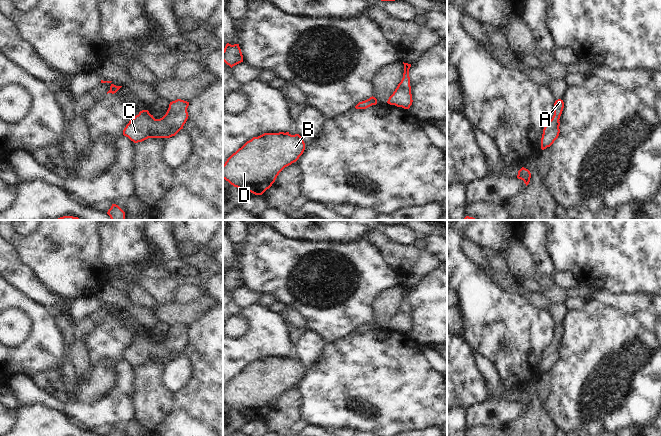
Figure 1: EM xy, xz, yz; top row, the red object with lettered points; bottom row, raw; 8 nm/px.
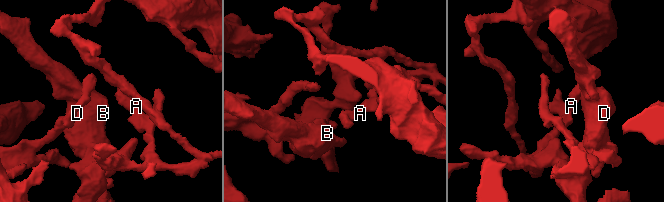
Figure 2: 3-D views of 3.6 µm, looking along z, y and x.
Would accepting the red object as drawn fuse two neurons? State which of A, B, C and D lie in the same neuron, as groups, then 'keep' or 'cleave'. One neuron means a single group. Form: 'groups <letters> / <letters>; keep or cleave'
groups A B C D; keep

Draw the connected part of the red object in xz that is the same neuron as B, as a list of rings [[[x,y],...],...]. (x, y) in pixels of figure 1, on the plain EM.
[[[264,357],[247,365],[227,383],[223,389],[223,403],[241,414],[262,419],[272,410],[279,397],[296,386],[304,374],[305,367],[299,358]]]

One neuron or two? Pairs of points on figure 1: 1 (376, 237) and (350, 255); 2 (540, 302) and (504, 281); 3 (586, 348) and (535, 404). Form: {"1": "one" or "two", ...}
{"1": "two", "2": "one", "3": "two"}

